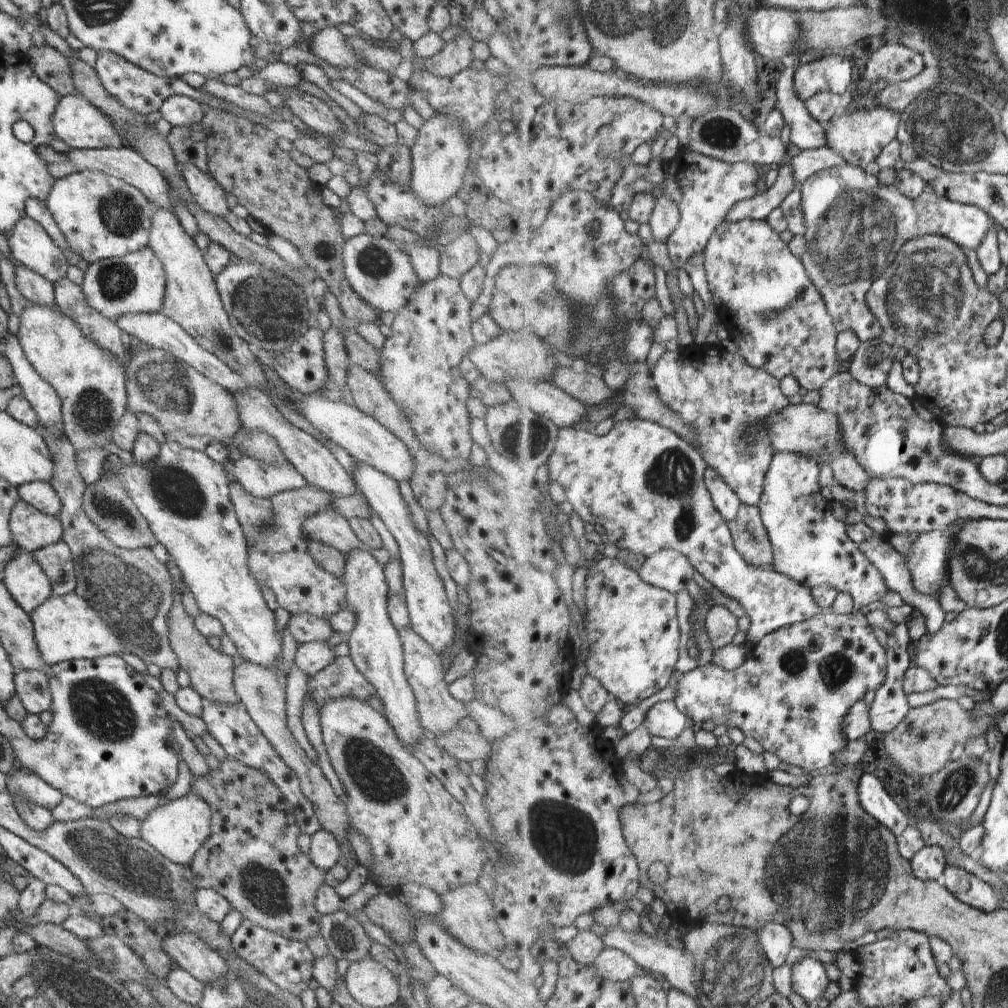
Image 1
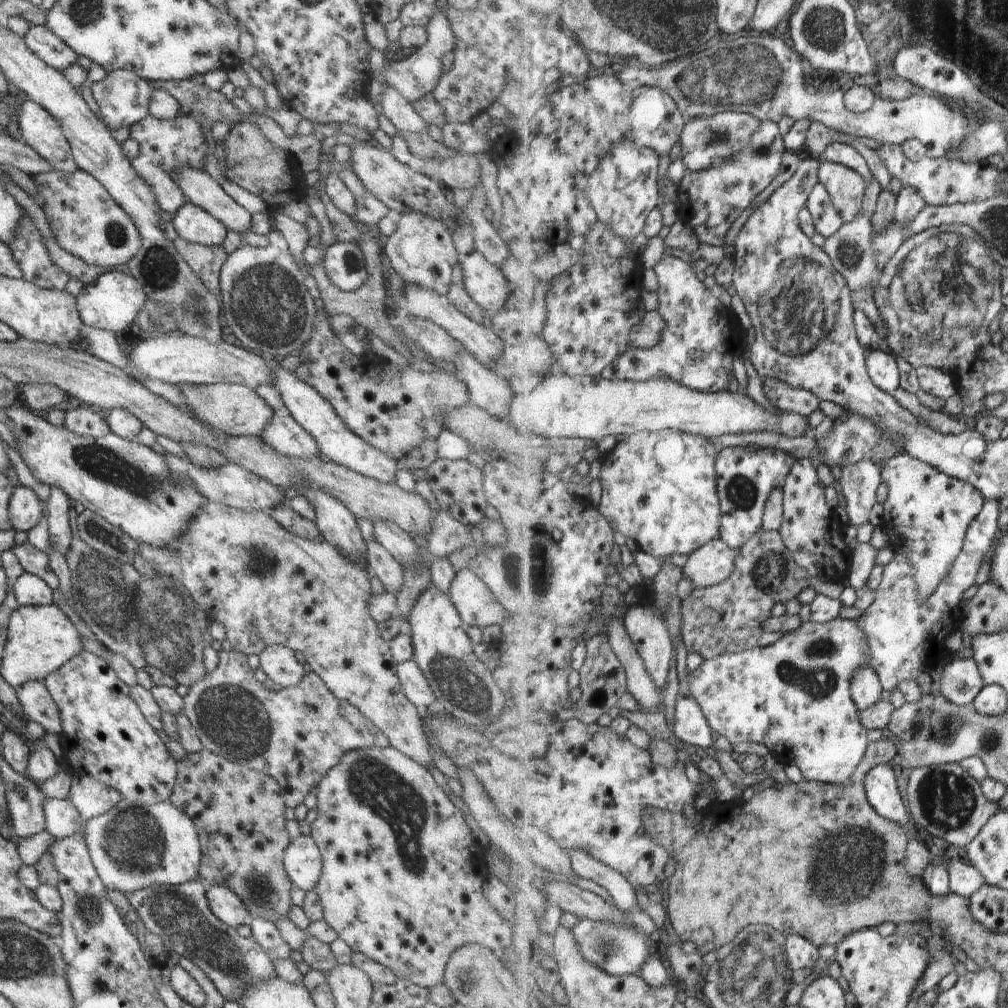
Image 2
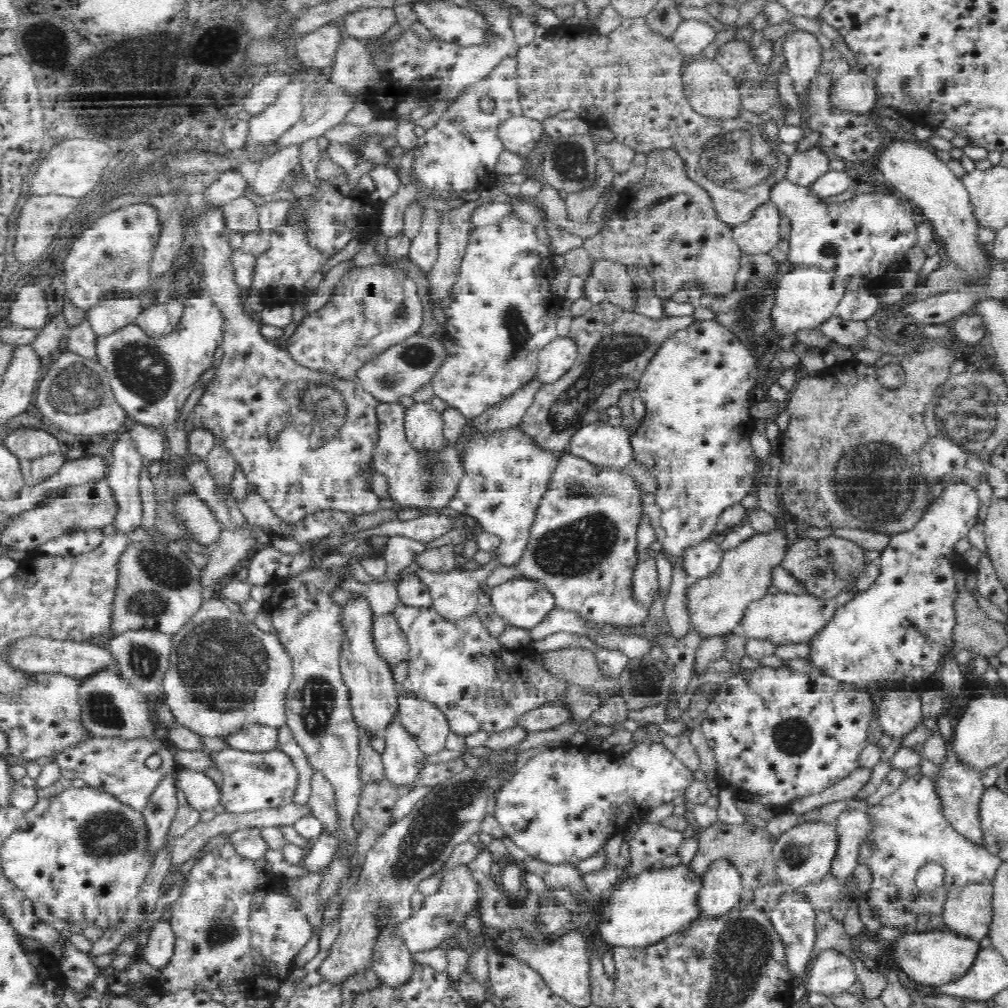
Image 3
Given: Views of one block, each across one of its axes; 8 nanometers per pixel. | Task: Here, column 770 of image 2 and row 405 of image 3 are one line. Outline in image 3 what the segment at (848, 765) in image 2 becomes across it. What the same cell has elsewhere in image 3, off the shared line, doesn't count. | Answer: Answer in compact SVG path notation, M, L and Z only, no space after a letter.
M713 320L701 323L694 322L691 326L676 333L668 342L656 353L654 359L647 366L639 382L639 389L636 396L641 398L647 408L647 414L642 424L639 424L638 430L630 431L631 443L634 449L634 459L642 462L646 467L650 467L652 474L658 479L658 490L656 494L643 493L643 514L649 519L649 523L657 535L657 548L664 554L674 556L680 560L682 550L694 542L706 540L713 532L717 531L719 526L719 516L725 508L730 508L734 504L740 503L740 500L748 494L756 494L758 485L756 478L758 473L758 460L750 446L750 435L754 424L748 418L748 392L758 384L758 358L754 351L748 348L744 343L740 343L732 333L721 328Z

